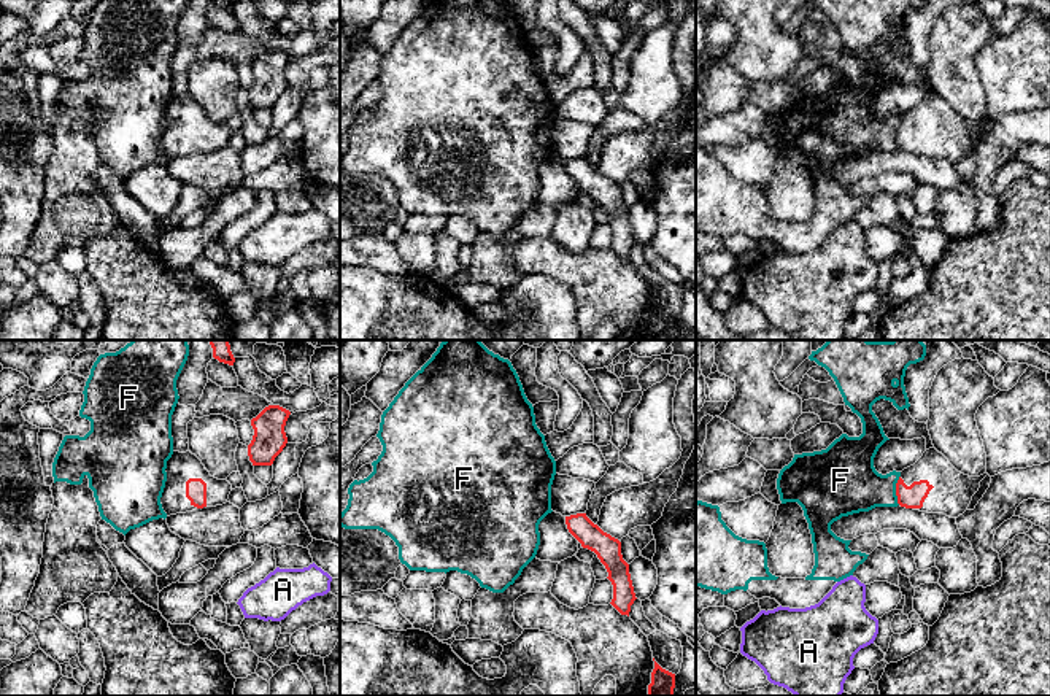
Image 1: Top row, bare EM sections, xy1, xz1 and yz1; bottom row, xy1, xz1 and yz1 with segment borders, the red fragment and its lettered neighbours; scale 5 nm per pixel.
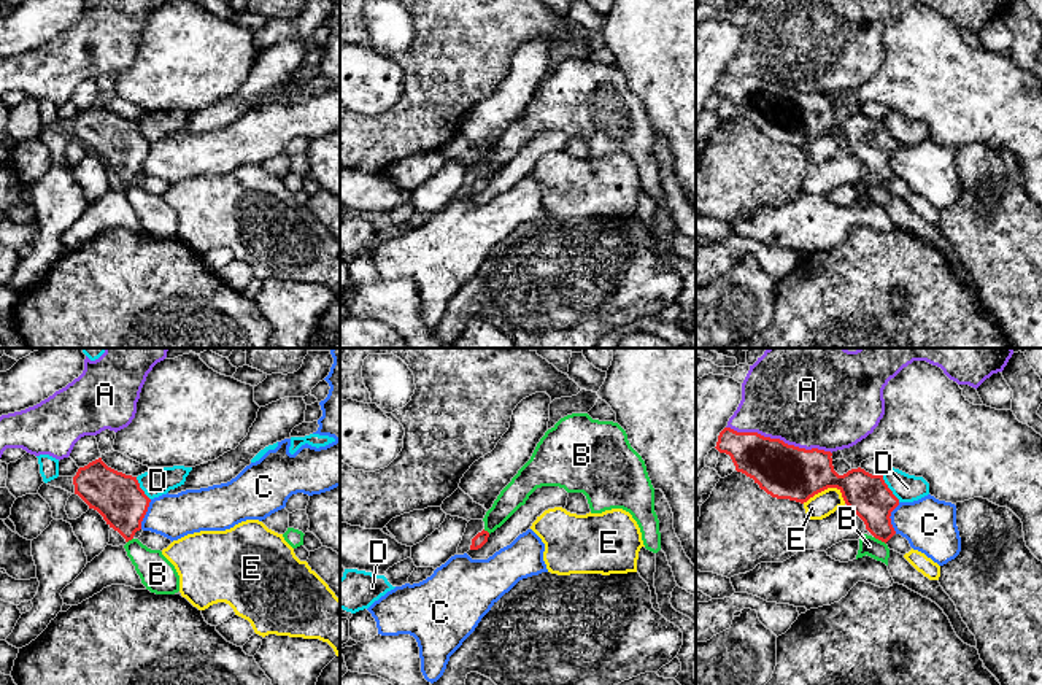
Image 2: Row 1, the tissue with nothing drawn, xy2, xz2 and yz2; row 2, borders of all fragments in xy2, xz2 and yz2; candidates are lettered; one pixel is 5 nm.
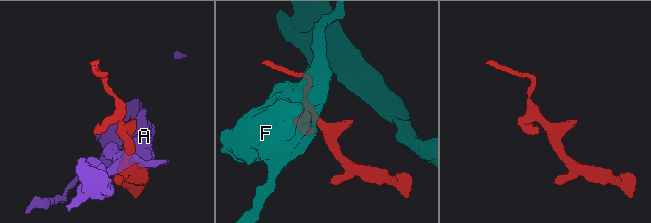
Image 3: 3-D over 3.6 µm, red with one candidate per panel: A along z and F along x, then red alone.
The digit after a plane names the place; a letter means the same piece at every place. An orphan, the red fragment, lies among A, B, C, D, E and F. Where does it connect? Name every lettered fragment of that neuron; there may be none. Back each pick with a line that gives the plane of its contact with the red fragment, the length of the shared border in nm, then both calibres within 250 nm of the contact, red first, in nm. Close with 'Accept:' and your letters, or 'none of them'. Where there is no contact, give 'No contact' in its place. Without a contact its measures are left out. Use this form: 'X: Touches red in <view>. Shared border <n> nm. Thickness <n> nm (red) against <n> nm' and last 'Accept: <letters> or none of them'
Accept: none of them

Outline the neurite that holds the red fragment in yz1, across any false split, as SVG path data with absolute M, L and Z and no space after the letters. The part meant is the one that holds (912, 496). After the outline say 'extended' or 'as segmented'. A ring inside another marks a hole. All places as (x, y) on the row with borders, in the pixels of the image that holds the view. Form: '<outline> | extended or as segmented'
M929 448L913 466L901 472L896 483L898 504L905 508L958 518L967 510L986 475L964 475L942 453Z | extended

